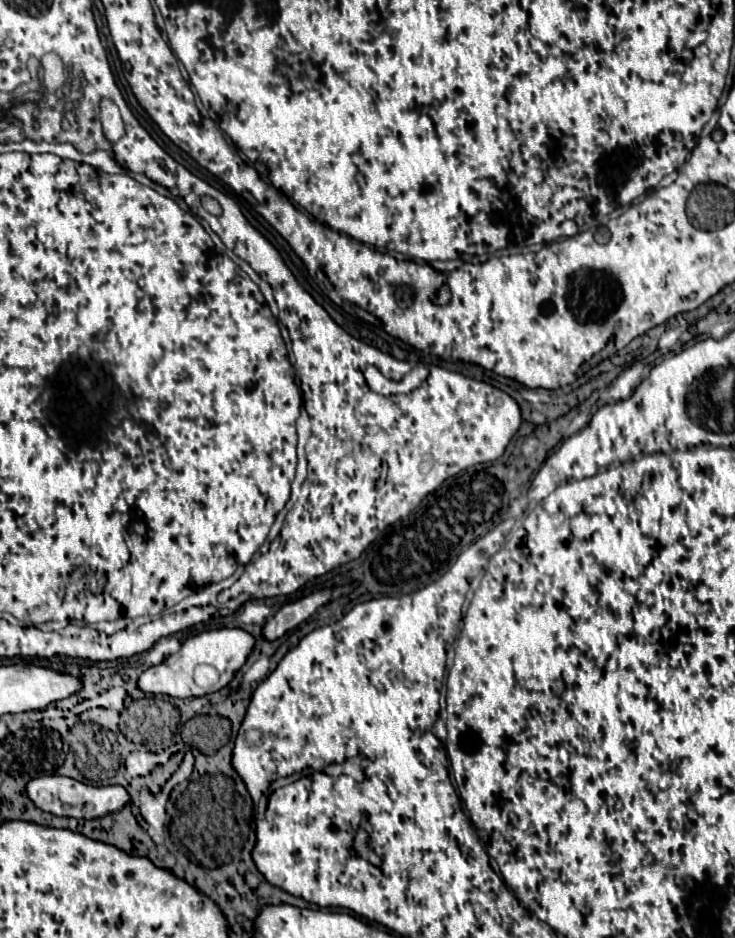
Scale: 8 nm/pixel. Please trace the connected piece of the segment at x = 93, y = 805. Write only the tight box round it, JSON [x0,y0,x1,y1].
[26,775,130,819]

